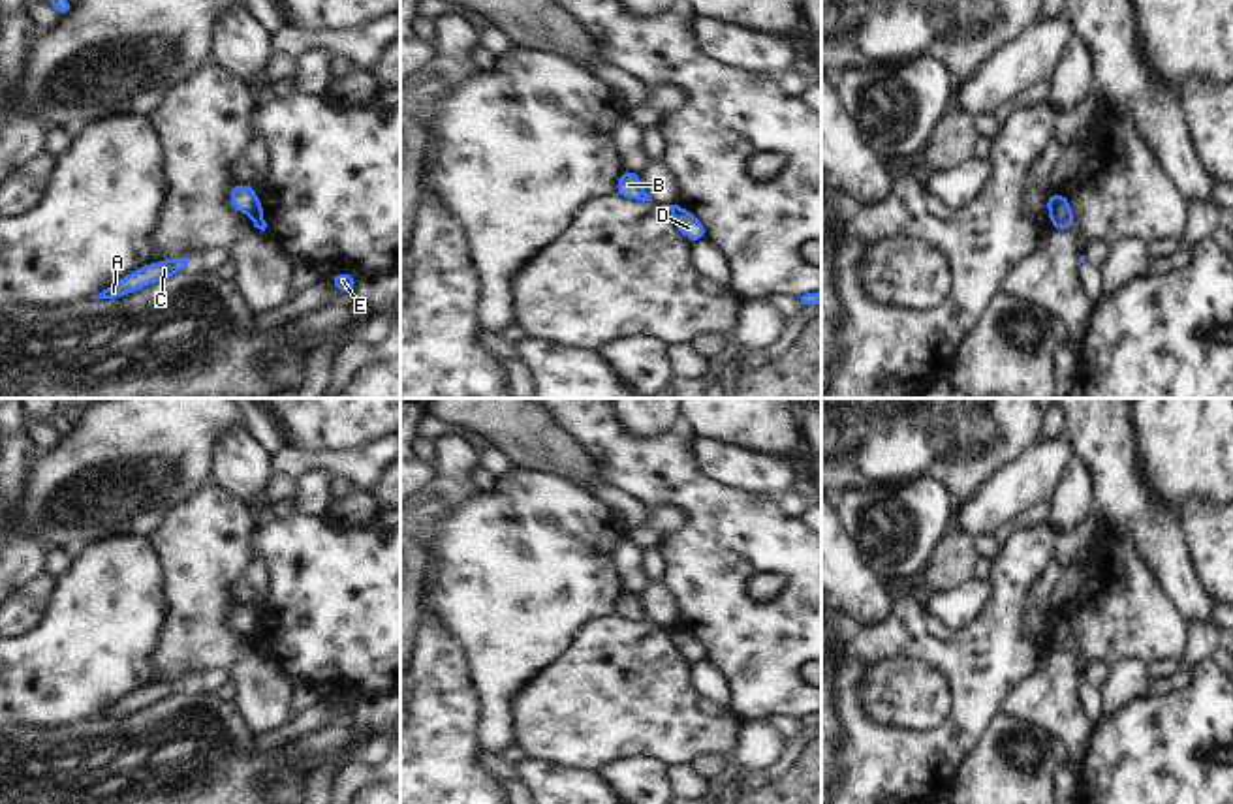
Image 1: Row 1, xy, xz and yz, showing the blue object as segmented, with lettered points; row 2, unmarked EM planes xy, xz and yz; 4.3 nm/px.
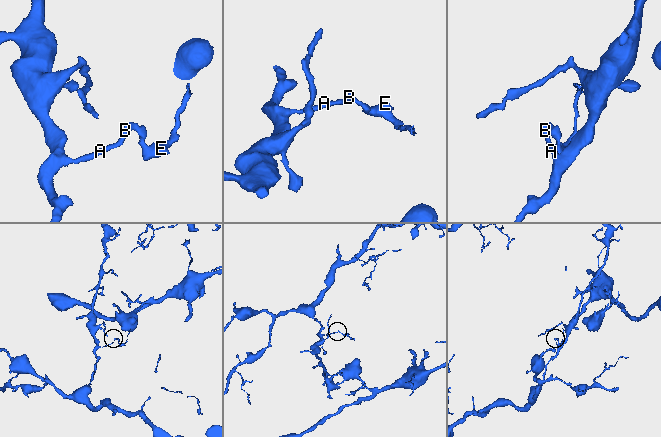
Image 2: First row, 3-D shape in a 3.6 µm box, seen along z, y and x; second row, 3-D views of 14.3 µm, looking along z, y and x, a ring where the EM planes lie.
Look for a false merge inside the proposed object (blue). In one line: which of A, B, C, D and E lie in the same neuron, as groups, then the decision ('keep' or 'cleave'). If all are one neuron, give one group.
A B C / D E | cleave

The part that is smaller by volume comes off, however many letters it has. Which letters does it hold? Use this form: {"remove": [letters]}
{"remove": ["D", "E"]}

